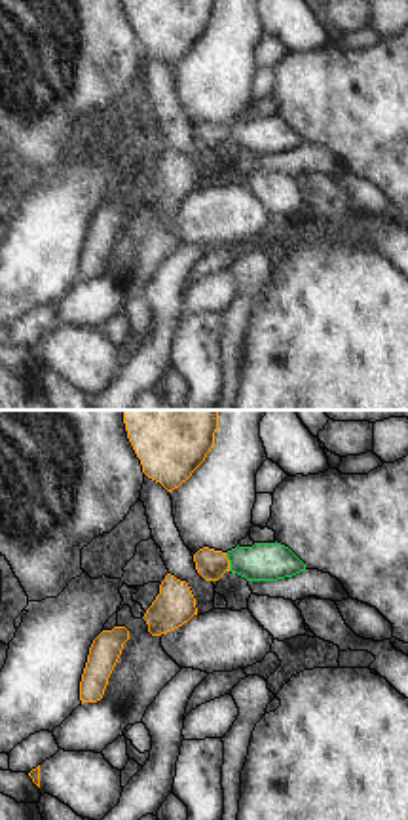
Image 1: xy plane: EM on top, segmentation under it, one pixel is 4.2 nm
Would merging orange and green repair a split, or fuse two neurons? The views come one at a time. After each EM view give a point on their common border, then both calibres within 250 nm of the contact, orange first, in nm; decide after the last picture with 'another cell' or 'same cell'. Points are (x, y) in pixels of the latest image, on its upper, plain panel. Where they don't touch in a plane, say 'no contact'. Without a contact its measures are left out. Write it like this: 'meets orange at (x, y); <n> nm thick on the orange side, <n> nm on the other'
meets orange at (228, 137); 130 nm thick on the orange side, 160 nm on the other

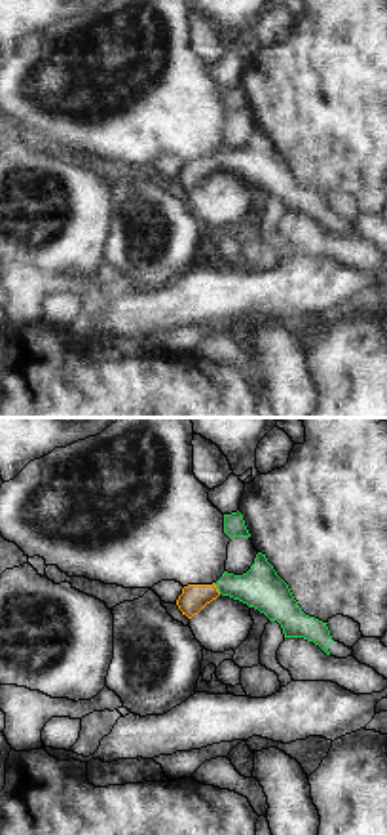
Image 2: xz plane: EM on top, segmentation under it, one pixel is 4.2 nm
meets orange at (217, 164); 110 nm thick on the orange side, 180 nm on the other

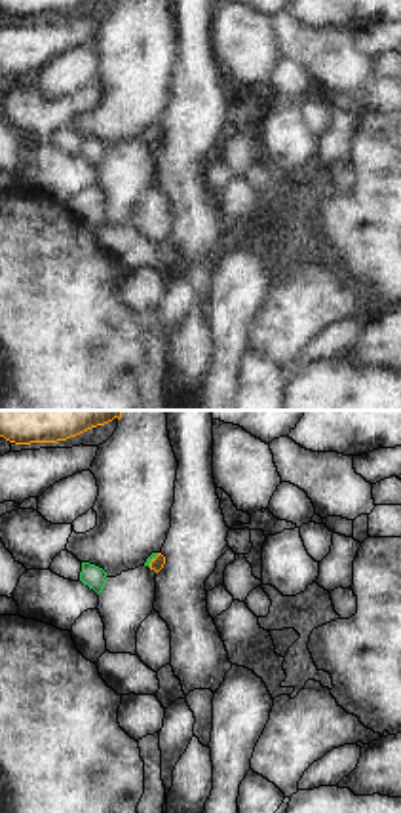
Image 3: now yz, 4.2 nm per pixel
meets orange at (152, 135); 60 nm thick on the orange side, 20 nm on the other

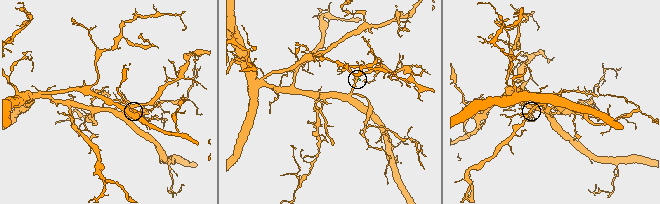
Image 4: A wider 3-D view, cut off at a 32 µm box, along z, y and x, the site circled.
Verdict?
same cell

